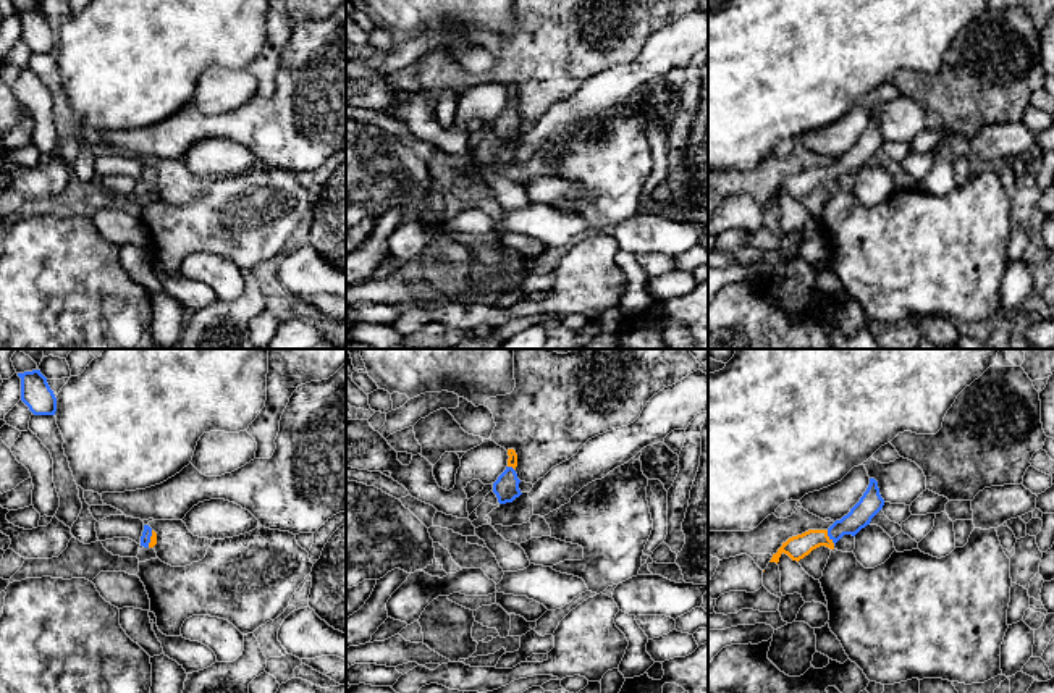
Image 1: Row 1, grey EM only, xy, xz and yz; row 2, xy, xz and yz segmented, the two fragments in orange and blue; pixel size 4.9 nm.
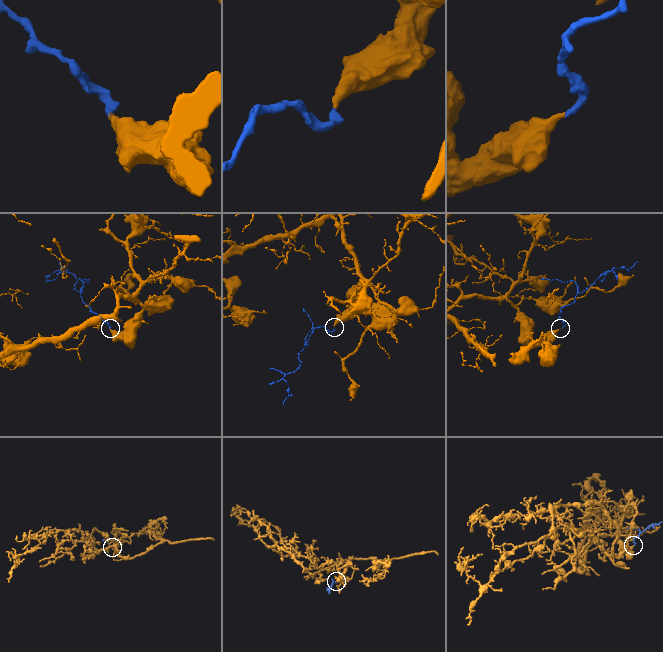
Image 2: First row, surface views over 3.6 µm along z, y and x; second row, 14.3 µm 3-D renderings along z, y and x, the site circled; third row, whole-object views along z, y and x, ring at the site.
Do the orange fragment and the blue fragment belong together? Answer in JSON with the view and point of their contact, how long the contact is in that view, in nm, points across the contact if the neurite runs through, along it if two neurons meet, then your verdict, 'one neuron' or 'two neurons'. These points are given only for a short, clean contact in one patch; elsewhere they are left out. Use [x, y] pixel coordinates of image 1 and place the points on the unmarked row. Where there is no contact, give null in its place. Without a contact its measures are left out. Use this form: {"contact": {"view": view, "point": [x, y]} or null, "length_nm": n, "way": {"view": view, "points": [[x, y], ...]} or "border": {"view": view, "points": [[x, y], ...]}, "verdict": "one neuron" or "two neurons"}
{"contact": {"view": "yz", "point": [828, 176]}, "length_nm": 90, "way": {"view": "yz", "points": [[799, 184], [813, 176], [828, 176], [860, 154]]}, "verdict": "one neuron"}

